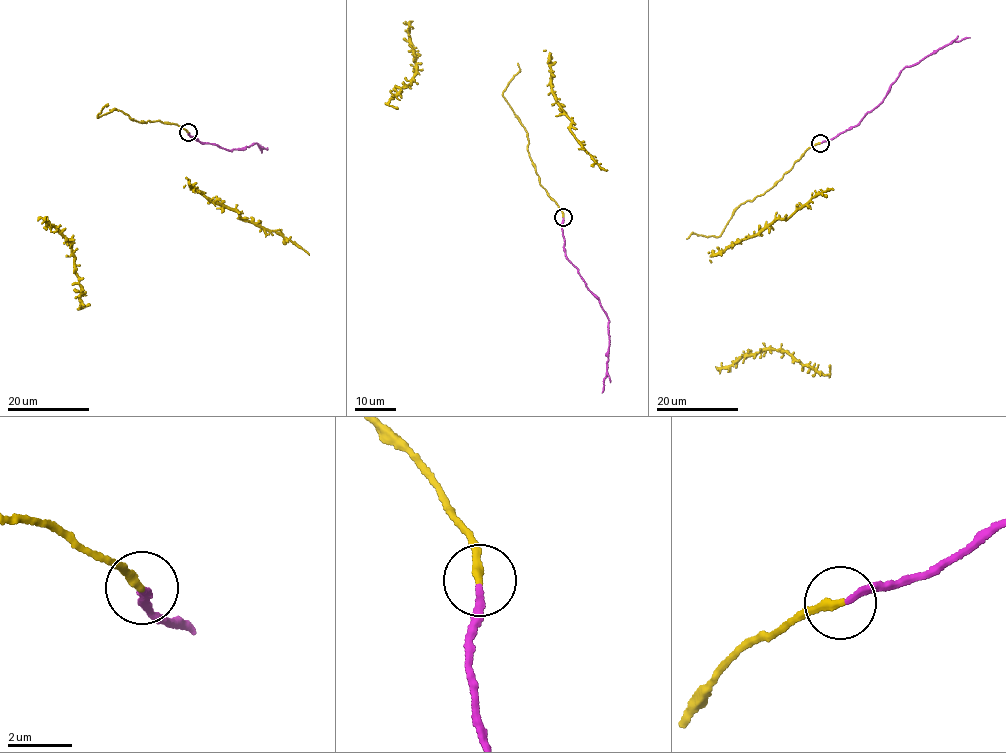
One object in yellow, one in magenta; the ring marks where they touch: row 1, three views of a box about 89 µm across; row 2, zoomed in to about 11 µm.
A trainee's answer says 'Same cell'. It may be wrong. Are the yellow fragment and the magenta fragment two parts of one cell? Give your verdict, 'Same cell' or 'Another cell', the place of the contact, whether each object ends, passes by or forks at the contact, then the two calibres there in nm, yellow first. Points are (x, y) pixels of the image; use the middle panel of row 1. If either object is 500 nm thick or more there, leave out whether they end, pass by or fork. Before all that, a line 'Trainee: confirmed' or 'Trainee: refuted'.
Trainee: refuted
Another cell. Place: (563, 217). At the ring yellow ends. At the ring magenta ends. Thickness 240 nm (yellow) against 200 nm

